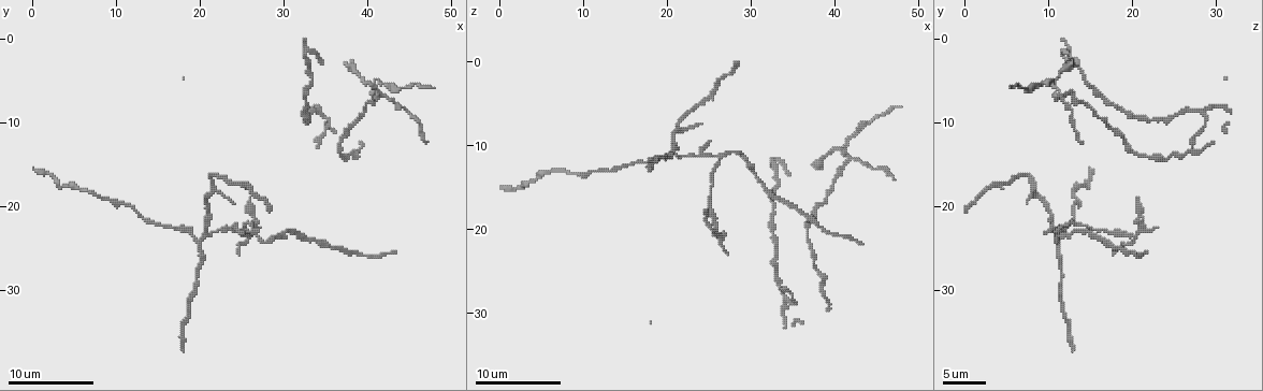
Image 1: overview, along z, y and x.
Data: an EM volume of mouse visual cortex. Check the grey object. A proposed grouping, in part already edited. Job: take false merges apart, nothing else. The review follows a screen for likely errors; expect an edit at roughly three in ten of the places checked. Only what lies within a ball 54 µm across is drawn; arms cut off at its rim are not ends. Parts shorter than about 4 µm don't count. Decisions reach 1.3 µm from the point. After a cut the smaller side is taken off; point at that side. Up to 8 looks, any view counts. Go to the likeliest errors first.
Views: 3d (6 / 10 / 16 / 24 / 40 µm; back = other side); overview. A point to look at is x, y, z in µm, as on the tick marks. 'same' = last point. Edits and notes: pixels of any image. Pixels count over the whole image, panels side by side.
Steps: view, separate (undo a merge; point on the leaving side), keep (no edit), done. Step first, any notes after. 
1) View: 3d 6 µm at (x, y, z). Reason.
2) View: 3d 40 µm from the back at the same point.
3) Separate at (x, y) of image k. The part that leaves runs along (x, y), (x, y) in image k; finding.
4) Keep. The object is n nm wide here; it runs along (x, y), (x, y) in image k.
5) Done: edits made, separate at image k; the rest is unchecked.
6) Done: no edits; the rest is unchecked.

View: 3d 16 µm at (20.2, 23.8, 10.6). Four or more arms meet.

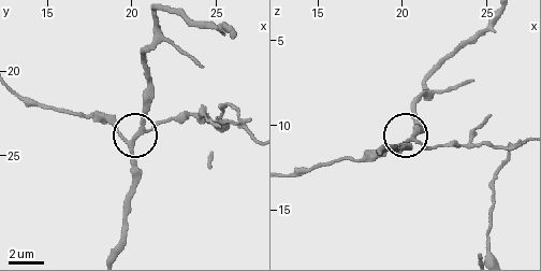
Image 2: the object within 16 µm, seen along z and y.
Keep. The side arm is 20 µm long; it runs along (234, 107), (229, 123), (172, 117), (139, 132), (146, 85) in image 2; continuous, no second neuron.

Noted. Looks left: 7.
View: 3d 10 µm at (32.6, 1.6, 11.4). Three arms meet.

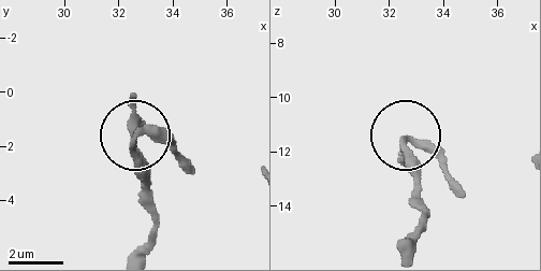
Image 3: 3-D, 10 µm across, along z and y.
View: 3d 10 µm from the back at (32.6, 1.8, 11.6).

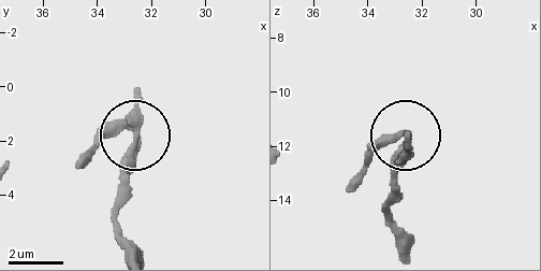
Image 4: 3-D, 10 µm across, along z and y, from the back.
Keep. 3 arms meet here; one neuron here.

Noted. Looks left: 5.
View: 3d 10 µm at (41.8, 6.8, 11.6). Branch point.

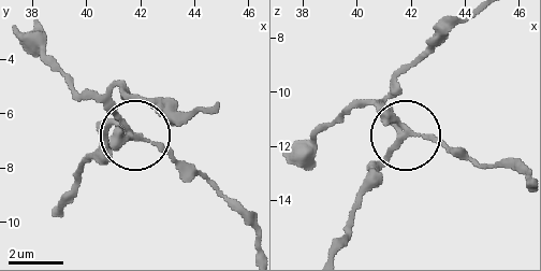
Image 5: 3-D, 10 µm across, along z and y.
Keep. The object is 190 nm wide here; all the same neuron.

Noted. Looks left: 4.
View: 3d 10 µm at (36.8, 14.0, 20.6).

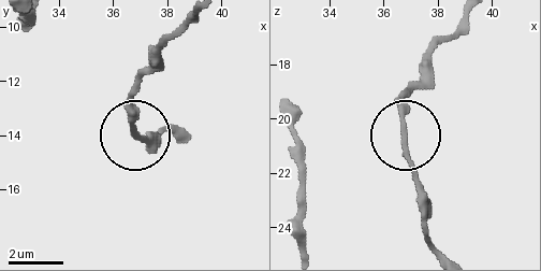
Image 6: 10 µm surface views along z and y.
Keep. All the same neuron.

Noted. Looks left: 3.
Done: no edits; the rest is unchecked.

